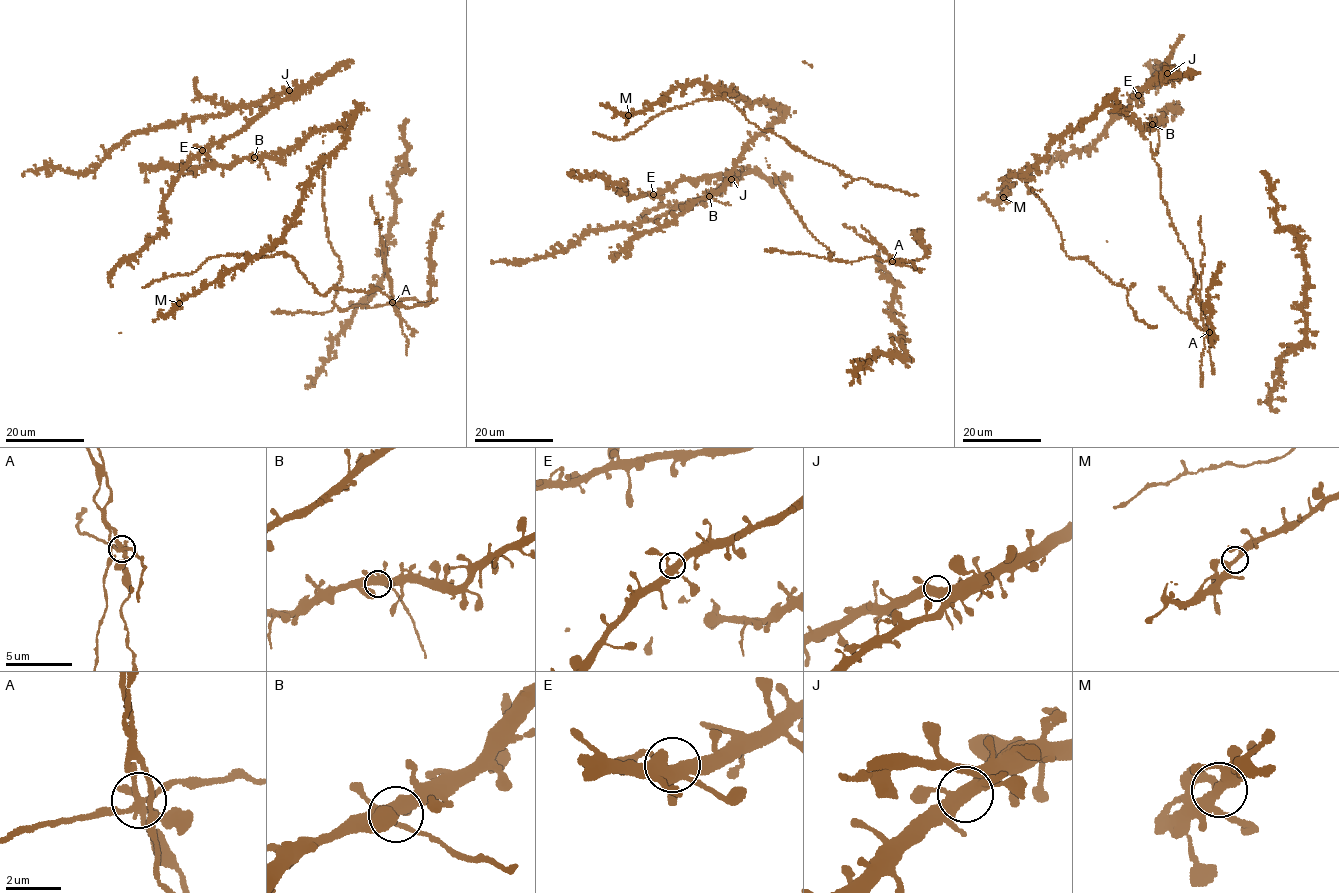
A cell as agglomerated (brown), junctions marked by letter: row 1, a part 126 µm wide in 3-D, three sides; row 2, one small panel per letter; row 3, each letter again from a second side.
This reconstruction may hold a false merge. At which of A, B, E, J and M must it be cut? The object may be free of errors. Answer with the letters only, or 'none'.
A

